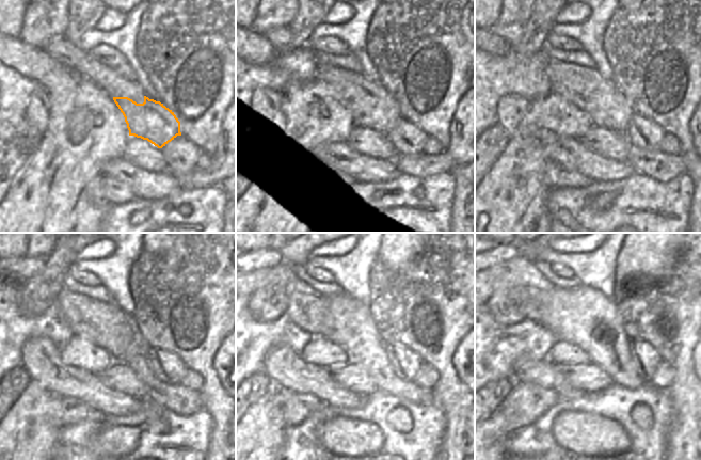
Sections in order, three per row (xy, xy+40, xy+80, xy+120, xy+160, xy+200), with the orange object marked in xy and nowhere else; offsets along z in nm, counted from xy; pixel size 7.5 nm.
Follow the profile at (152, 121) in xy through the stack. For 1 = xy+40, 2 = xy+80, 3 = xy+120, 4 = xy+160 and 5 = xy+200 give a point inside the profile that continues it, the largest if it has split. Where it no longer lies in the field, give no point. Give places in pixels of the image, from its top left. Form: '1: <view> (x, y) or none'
1: xy+40 (370, 105)
2: xy+80 (584, 86)
3: xy+120 (102, 323)
4: xy+160 (309, 310)
5: xy+200 (516, 271)

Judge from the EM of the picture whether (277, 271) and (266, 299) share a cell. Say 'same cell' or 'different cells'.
different cells

